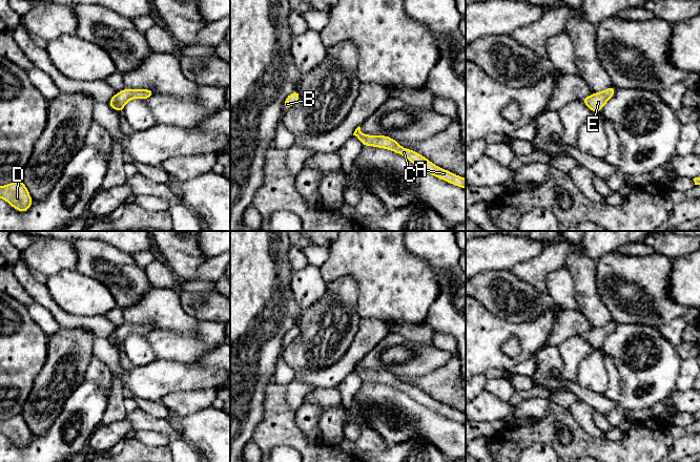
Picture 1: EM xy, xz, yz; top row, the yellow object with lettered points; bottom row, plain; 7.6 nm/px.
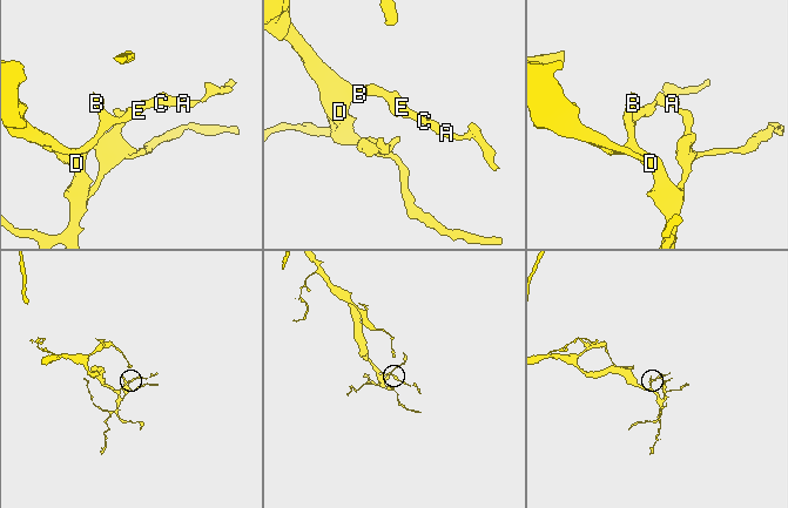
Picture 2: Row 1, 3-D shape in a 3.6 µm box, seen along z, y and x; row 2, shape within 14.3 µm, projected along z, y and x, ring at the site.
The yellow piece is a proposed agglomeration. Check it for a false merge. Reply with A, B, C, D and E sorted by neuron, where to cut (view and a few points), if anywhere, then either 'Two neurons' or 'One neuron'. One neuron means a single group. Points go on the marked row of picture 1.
Groups: A B C D E. No split. One neuron

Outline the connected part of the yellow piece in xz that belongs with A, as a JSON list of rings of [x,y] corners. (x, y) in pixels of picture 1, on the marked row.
[[[359,126],[355,129],[353,135],[355,135],[359,140],[363,146],[372,146],[394,151],[407,158],[416,167],[427,171],[431,175],[436,176],[454,186],[458,186],[460,188],[466,189],[466,178],[436,166],[435,164],[430,162],[427,158],[423,156],[421,154],[419,154],[414,150],[402,147],[396,140],[390,136],[364,134],[361,131]]]

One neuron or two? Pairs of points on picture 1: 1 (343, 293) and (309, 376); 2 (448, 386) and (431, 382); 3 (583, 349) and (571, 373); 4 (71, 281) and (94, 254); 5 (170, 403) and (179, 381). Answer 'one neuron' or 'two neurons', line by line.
1: two neurons
2: one neuron
3: one neuron
4: two neurons
5: two neurons

